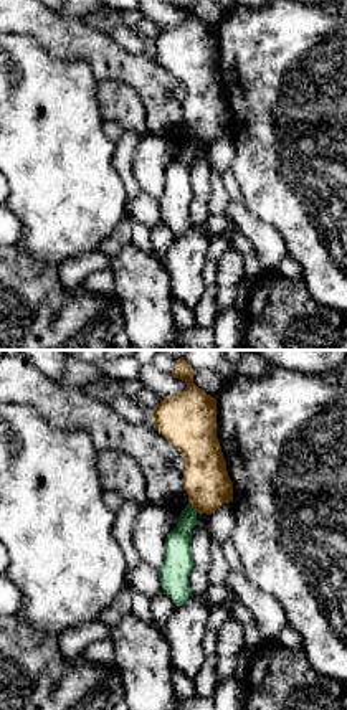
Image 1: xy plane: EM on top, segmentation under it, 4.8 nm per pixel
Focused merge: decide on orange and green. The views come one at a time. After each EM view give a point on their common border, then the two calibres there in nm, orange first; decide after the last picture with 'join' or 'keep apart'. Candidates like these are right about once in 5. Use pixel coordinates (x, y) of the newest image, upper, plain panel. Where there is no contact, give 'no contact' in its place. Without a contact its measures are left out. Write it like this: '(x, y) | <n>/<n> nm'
(194, 137) | 220/140 nm

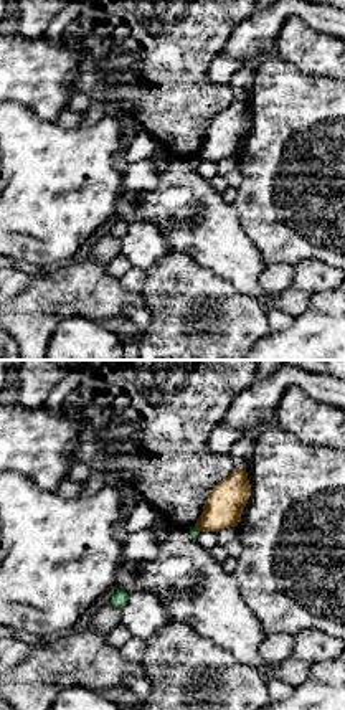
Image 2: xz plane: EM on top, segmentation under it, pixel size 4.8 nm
(198, 159) | 190/50 nm

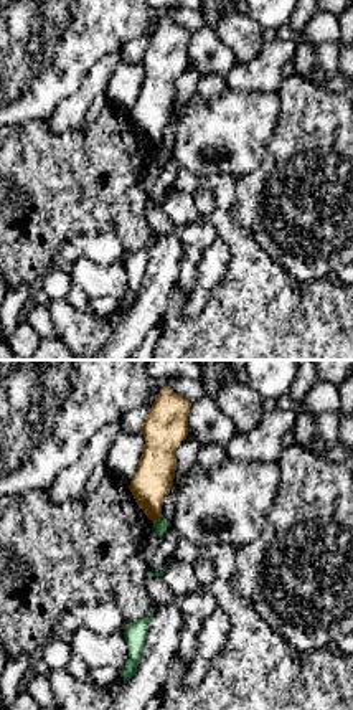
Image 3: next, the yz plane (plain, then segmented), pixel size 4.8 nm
(157, 149) | 190/60 nm

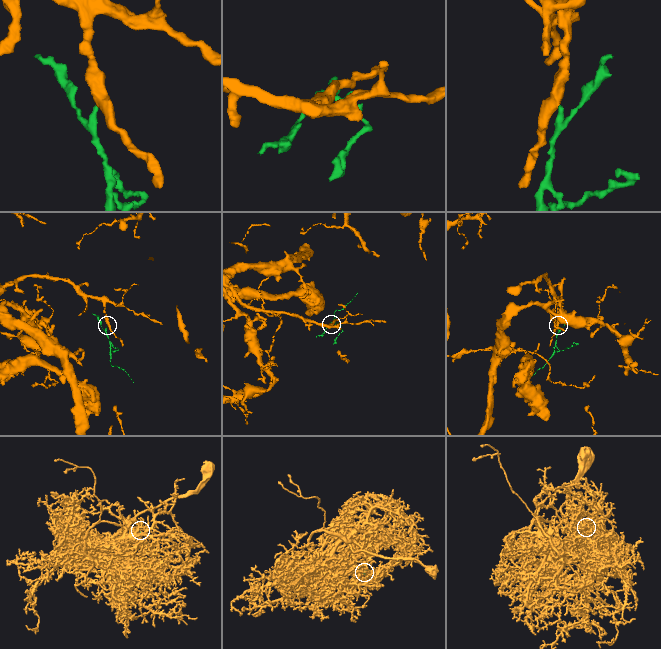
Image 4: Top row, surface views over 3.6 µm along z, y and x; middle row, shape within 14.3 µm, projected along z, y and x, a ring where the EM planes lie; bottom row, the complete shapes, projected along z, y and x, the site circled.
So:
keep apart

